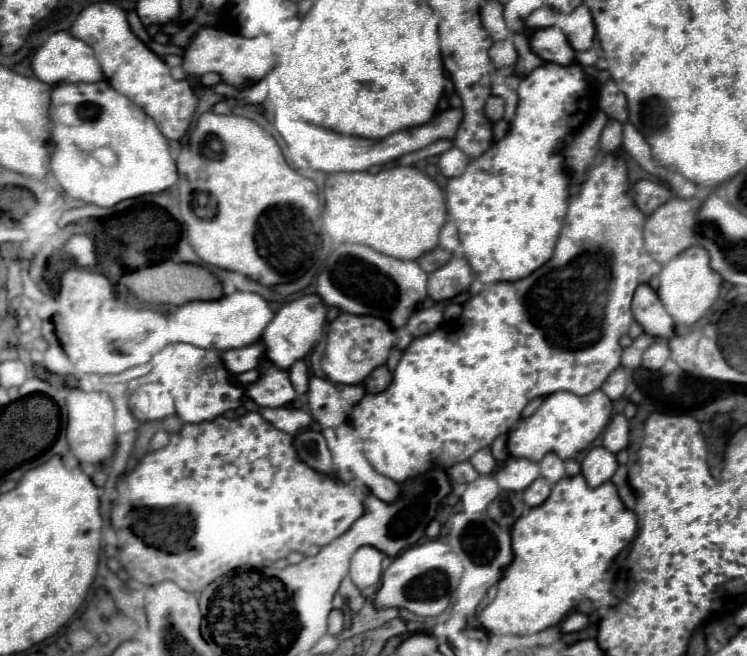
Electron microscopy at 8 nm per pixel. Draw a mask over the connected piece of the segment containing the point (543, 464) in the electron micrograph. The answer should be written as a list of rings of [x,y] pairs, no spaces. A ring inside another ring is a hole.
[[[555,452],[545,454],[539,460],[539,468],[541,468],[541,476],[545,480],[551,480],[551,484],[555,484],[557,480],[561,480],[565,476],[565,464],[563,464],[563,460],[559,460],[559,456],[555,456]]]

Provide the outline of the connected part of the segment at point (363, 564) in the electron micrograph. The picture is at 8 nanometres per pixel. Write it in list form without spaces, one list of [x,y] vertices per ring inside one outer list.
[[[363,546],[351,558],[349,578],[359,590],[373,588],[381,580],[381,564],[383,564],[383,554],[377,548]]]

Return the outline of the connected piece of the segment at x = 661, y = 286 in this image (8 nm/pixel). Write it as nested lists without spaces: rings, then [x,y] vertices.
[[[691,246],[687,248],[687,252],[681,252],[675,260],[663,266],[663,270],[657,276],[657,294],[661,304],[677,324],[691,326],[713,306],[721,290],[721,282],[723,278],[709,264],[707,250],[699,246]]]

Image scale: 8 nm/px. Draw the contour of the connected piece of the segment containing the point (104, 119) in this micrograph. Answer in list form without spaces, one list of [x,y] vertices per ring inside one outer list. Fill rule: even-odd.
[[[105,80],[87,84],[57,84],[51,90],[51,134],[49,144],[55,146],[55,150],[49,154],[49,172],[55,176],[55,180],[61,184],[61,188],[75,200],[97,204],[103,208],[111,208],[121,200],[143,196],[143,194],[157,194],[177,184],[177,166],[171,158],[167,138],[159,132],[157,124],[127,96],[115,92]],[[63,106],[77,106],[81,108],[79,124],[67,126],[59,116],[57,110]]]

